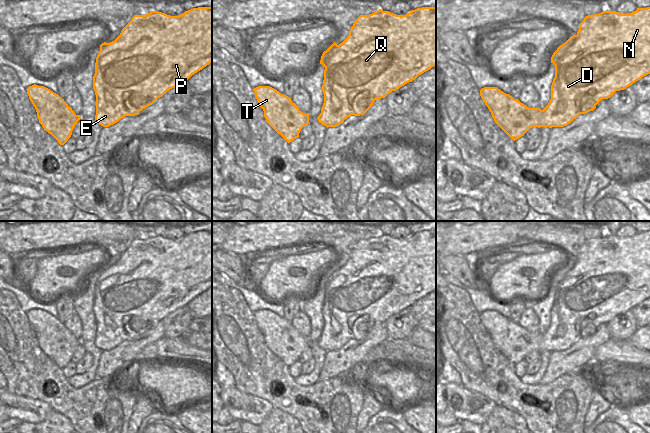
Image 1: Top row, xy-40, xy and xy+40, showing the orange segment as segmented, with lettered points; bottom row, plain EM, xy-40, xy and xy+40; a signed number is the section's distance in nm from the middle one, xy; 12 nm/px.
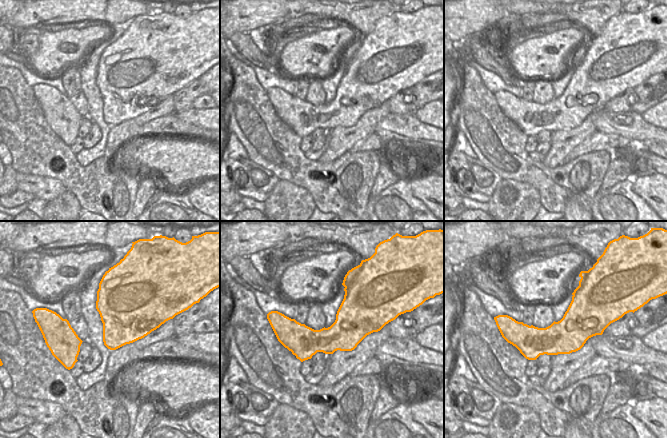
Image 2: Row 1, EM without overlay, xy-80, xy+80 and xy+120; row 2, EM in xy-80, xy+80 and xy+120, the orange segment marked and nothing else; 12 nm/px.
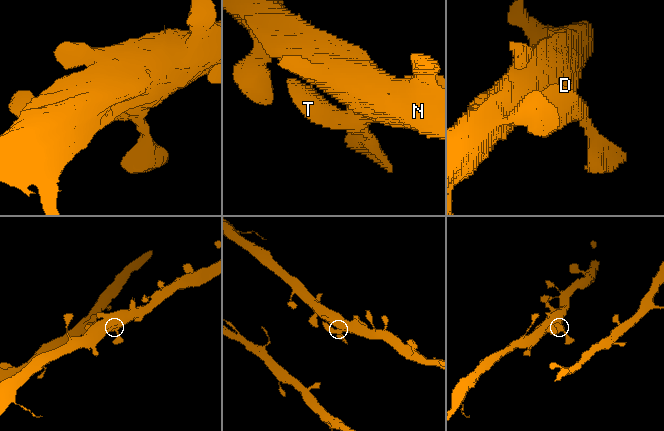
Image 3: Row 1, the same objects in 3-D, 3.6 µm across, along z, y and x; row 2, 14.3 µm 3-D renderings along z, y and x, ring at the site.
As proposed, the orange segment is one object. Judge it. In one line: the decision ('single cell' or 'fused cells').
single cell

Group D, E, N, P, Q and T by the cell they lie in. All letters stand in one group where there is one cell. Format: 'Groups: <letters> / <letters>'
Groups: D E N P Q T

